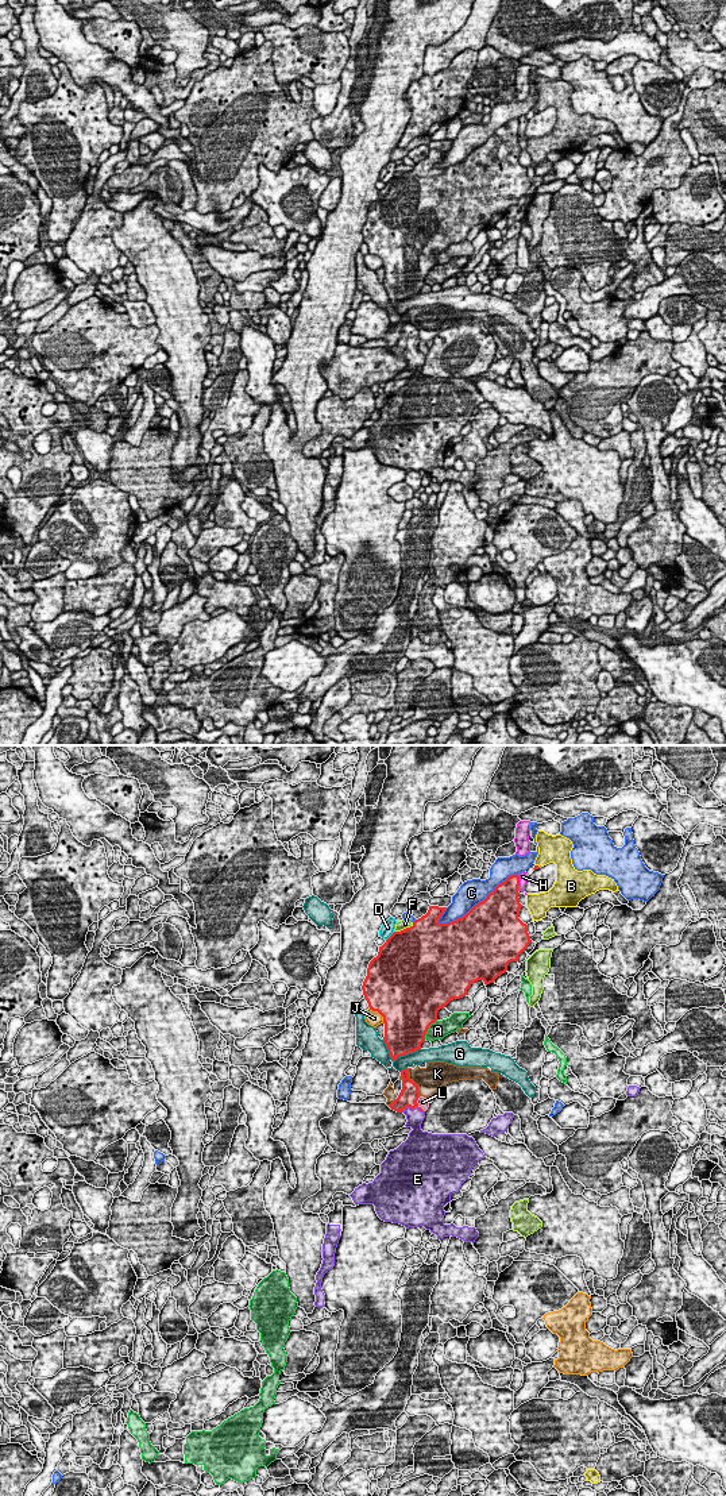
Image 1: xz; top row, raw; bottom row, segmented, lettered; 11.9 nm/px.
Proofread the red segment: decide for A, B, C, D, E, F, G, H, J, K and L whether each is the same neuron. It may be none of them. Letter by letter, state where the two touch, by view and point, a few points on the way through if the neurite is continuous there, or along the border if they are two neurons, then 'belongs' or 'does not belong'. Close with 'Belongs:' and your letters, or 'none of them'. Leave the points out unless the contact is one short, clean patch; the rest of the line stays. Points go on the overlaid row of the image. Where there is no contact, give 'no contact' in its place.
A: meets red in xz at (428, 1028); does not belong
B: meets red in xz at (537, 866); does not belong
C: meets red in xz at (478, 903); does not belong
D: meets red in xz at (390, 936); does not belong
E: meets red in xz at (414, 1107); belongs
F: meets red in xz at (404, 929); does not belong
G: meets red in xz at (396, 1059); does not belong
H: meets red in xz at (518, 883); does not belong
J: meets red in xz at (378, 1011); does not belong
K: meets red in xz at (413, 1082); does not belong
L: meets red in xz at (417, 1105); does not belong
Belongs: E

